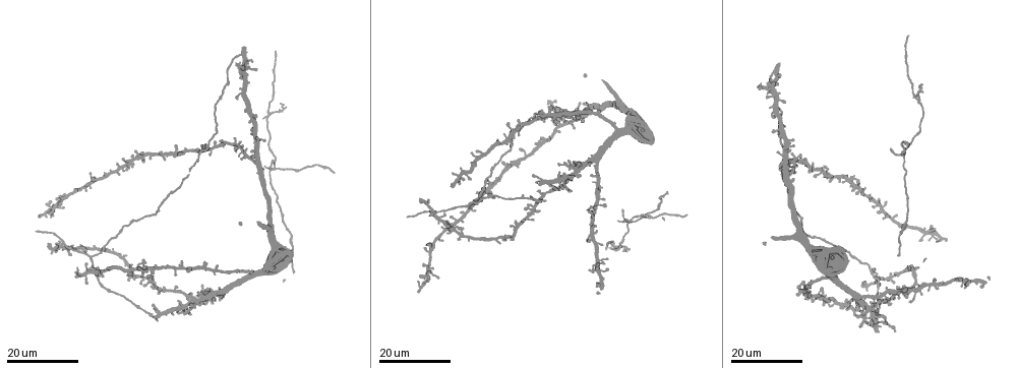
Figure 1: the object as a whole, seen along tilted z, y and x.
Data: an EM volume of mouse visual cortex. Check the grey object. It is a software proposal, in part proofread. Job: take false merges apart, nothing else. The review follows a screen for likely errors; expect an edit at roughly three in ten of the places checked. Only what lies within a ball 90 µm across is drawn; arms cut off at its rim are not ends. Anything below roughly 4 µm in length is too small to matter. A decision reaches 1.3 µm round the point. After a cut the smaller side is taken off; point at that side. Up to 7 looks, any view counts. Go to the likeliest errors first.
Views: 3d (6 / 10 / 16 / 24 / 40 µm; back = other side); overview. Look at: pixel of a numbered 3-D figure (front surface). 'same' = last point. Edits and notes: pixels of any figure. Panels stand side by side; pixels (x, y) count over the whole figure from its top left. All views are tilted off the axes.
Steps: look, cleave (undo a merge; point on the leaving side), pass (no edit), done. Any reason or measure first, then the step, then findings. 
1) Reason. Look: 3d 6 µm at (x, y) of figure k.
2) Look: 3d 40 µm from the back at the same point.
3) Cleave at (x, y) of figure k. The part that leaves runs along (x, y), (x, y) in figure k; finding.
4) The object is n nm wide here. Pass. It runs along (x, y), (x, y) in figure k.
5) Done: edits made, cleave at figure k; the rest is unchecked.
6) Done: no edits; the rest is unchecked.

Three-way junction. Look: 3d 16 µm at (270, 114) of figure 1.

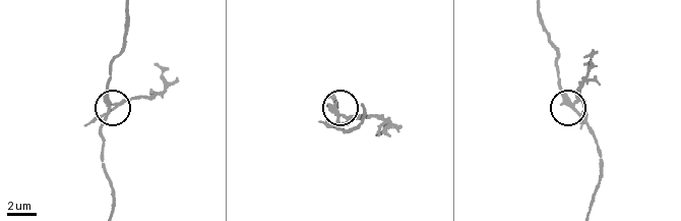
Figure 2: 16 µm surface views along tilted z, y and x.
Zoom in. Look: 3d 6 µm at (571, 102) of figure 2.

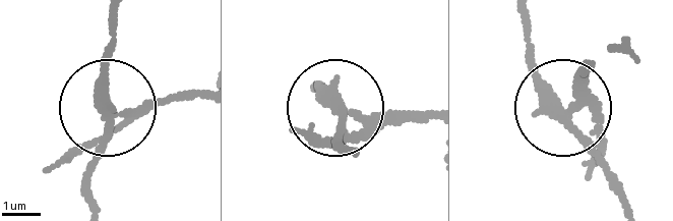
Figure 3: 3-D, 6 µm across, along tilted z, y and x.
3 arms meet here. Cleave at (67, 157) of figure 3. Two neurons meet here.

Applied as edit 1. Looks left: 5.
Thin arm on a thick one. Look: 3d 16 µm at (629, 224) of figure 1.

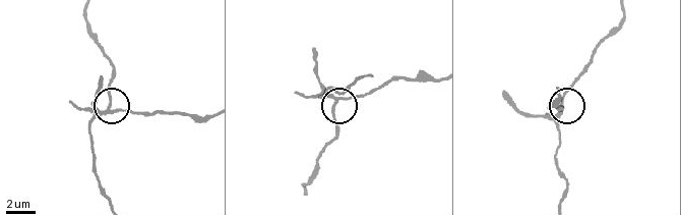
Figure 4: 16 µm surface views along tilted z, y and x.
Look: 3d 6 µm at (110, 105) of figure 4.

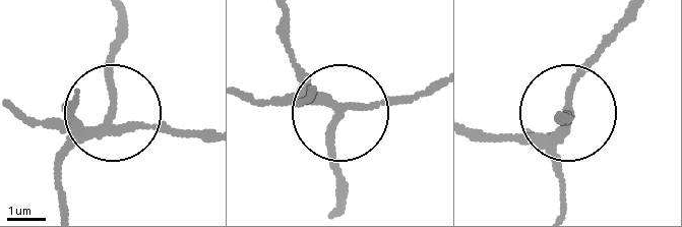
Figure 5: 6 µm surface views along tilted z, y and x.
The object is 170 nm wide here. Cleave at (287, 51) of figure 5. The part that leaves runs along (322, 106), (404, 100), (433, 88) in figure 5; two neurons meet here.

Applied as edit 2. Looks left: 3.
Look: overview.

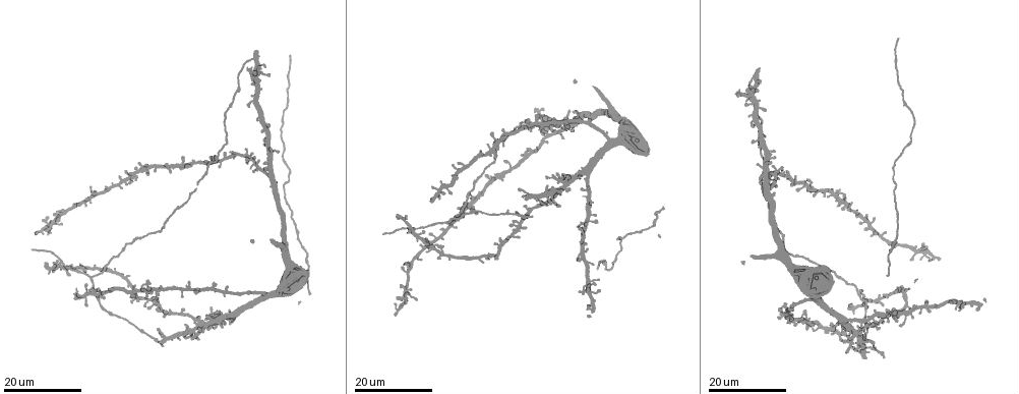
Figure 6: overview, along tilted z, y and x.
A fork. Look: 3d 16 µm at (62, 261) of figure 6.

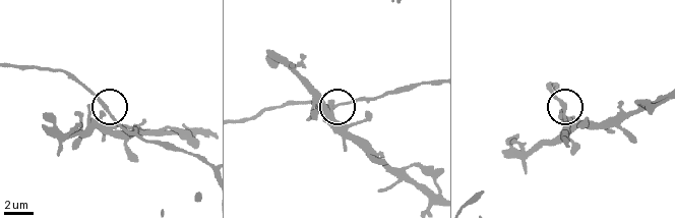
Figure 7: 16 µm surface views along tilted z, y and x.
Look: 3d 10 µm at (330, 101) of figure 7.

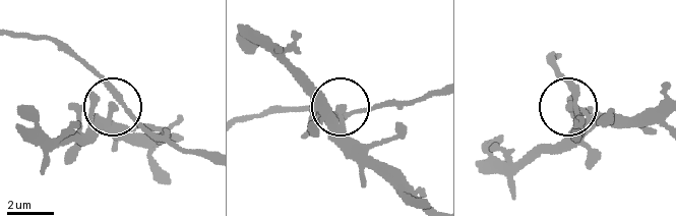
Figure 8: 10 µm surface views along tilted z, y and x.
Pass. One neuron here.

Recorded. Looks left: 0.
Done: edits made, cleave at figure 3, cleave at figure 5; the rest is unchecked.

